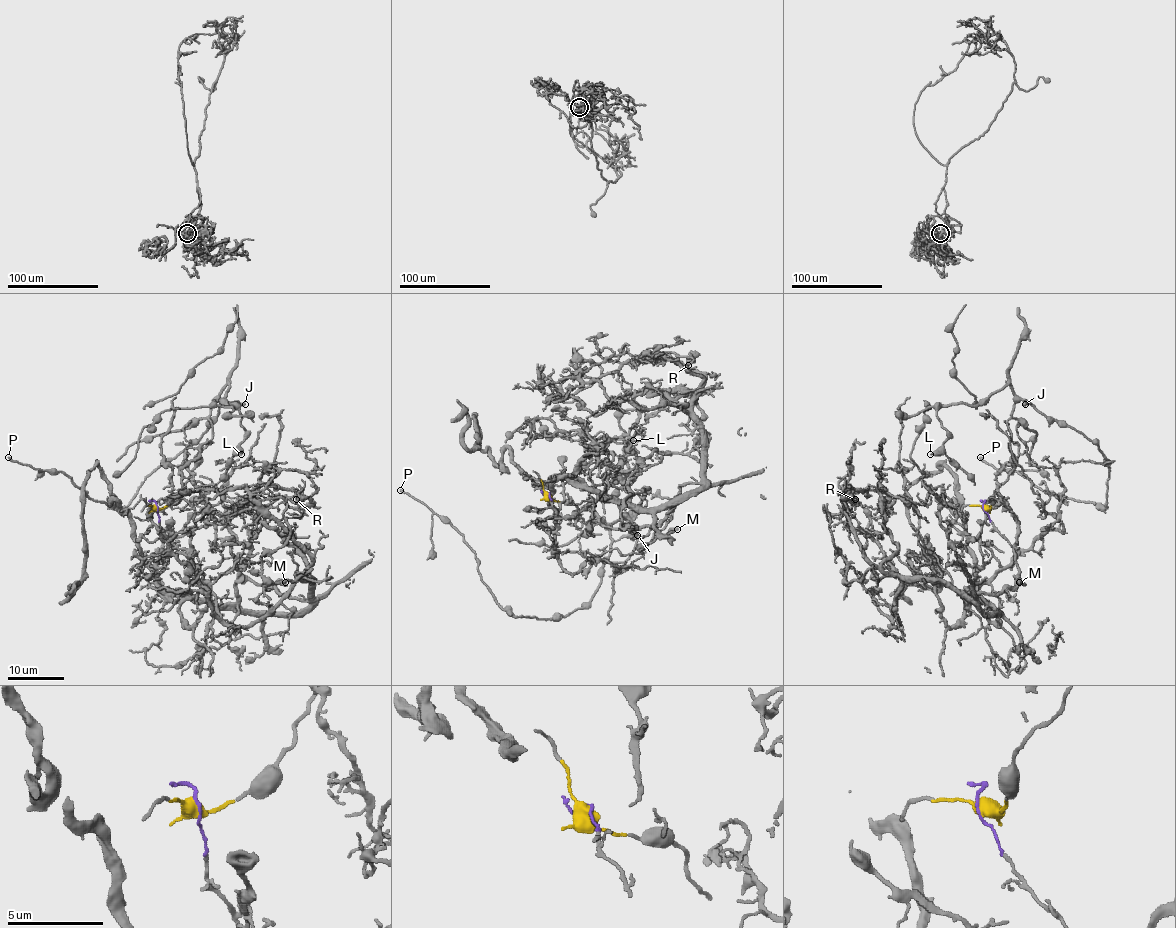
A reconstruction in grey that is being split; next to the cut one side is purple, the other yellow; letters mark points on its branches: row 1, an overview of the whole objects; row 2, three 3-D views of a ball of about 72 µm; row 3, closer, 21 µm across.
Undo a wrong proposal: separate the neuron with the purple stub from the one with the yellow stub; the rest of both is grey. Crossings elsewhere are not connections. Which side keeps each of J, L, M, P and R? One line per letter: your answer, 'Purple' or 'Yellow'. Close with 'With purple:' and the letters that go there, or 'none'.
J: Yellow
L: Yellow
M: Purple
P: Yellow
R: Purple
With purple: M, R

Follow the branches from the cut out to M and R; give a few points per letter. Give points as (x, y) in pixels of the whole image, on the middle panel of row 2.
M: (549, 493), (558, 525), (558, 479), (644, 508), (669, 508), (699, 483), (680, 487), (657, 529), (678, 529)
R: (549, 493), (558, 525), (555, 480), (644, 508), (692, 495), (703, 382), (652, 353), (690, 354), (687, 365)

